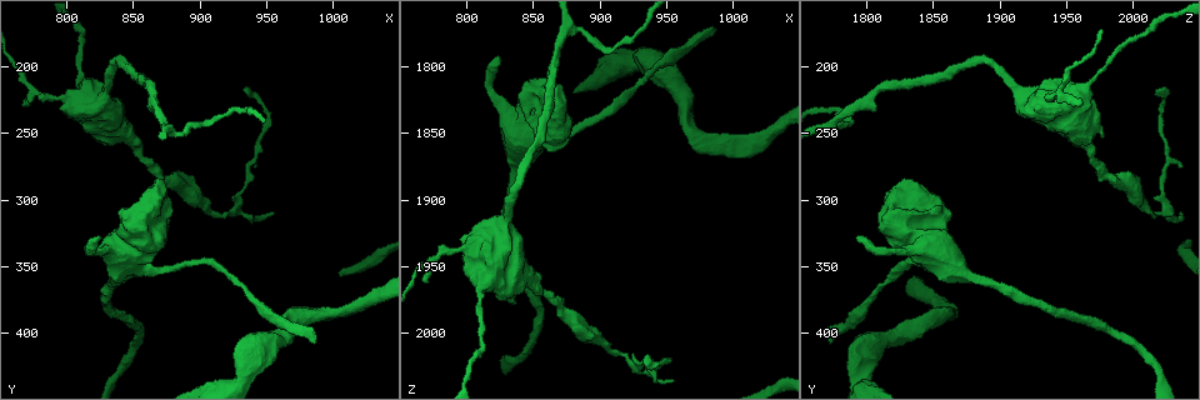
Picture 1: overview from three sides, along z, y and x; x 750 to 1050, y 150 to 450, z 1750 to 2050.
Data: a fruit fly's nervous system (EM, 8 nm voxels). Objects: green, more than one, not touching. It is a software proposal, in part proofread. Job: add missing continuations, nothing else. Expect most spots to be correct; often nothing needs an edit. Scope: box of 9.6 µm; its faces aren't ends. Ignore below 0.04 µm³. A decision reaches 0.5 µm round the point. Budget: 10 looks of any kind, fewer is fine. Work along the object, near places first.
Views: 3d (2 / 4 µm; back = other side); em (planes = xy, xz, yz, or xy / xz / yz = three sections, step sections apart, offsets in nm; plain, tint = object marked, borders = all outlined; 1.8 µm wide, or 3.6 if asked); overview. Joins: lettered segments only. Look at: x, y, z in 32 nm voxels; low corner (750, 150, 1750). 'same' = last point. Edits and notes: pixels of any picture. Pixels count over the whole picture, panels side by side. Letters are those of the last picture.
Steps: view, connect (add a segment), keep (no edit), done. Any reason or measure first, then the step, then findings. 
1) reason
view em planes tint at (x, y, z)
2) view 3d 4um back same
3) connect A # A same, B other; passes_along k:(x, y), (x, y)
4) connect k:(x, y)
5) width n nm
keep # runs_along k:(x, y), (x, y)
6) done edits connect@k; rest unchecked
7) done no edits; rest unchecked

an open end
view em planes borders at (986, 408, 1774)

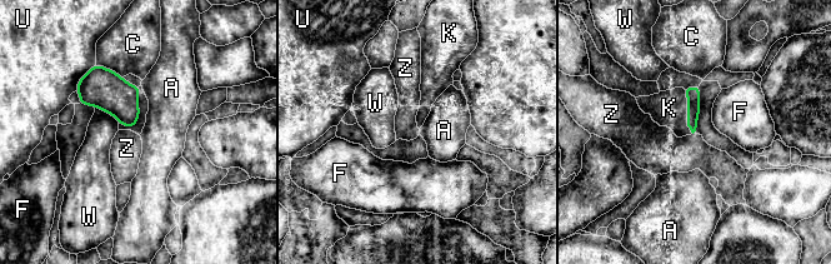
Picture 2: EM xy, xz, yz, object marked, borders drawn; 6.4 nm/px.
connect K # A other, C other, F other, K same, U other, W other, Z other; the cell continues

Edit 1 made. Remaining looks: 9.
view overview

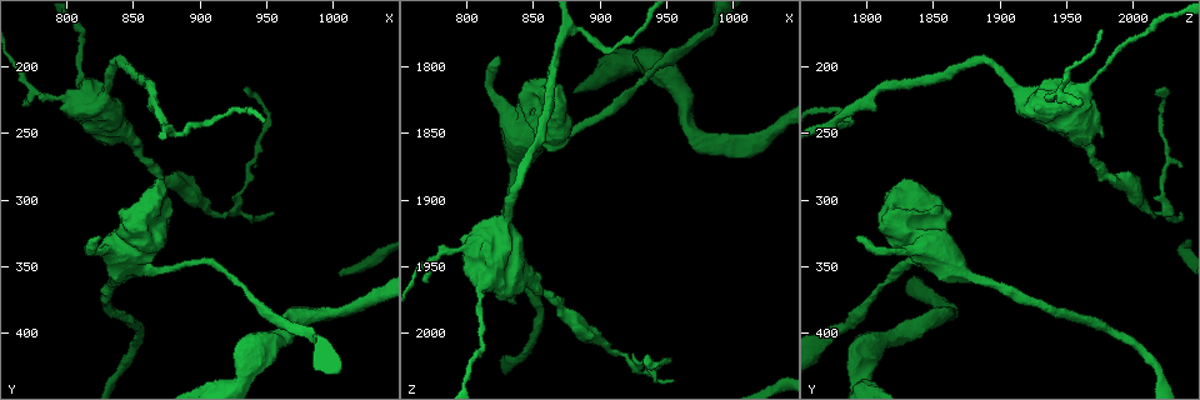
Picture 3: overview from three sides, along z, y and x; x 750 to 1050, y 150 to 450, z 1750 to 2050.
an open end
view em planes borders at (824, 328, 1792)

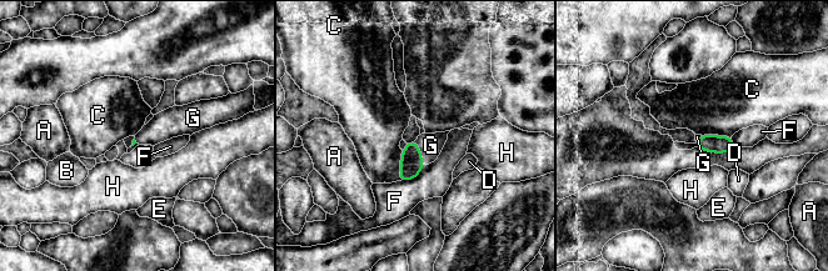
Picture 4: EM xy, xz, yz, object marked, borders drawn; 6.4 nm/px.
longest_contact C 200 nm
connect G # A other, B other, C other, D other, E other, F other, G same, H other; passes_along 4:(412, 164), (419, 151), (430, 145); the cell continues

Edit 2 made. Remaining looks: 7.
calibre changes
view 3d 4um at (790, 226, 1936)

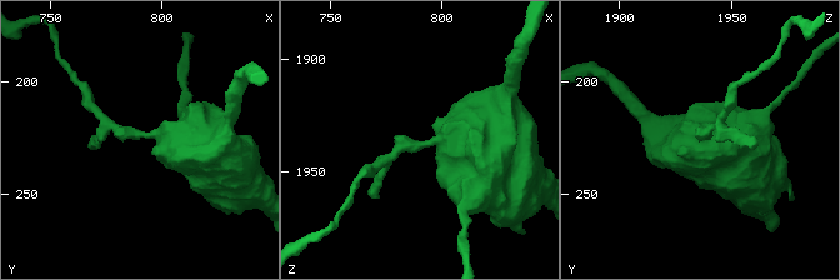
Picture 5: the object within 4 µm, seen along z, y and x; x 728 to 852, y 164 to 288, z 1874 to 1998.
view em 3.6um planes plain at (789, 225, 1938)

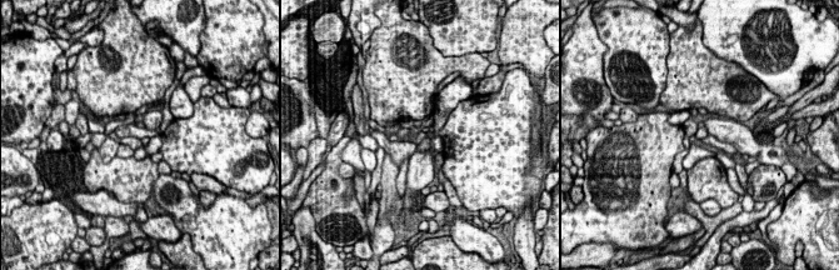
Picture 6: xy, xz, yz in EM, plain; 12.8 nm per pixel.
see the neighbours
view em 3.6um planes borders same

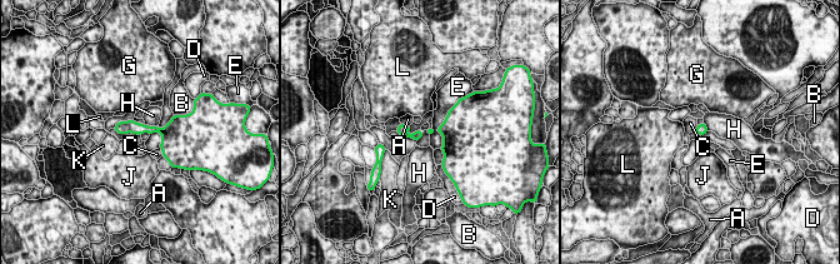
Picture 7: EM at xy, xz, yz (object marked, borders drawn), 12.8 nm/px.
keep # A other, B other, C other, D other, E other, G other, H other, J other, K other, L other; runs_along 7:(119, 126), (176, 132); no lettered segment goes on from it

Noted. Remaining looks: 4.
redraw
view overview

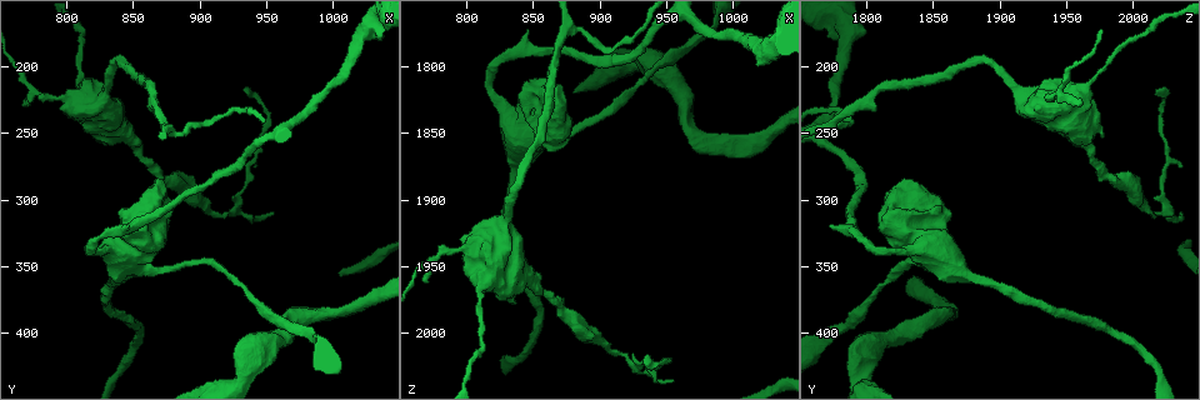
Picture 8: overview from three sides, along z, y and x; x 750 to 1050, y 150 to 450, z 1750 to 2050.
sudden change in width
view em planes borders at (904, 304, 2008)

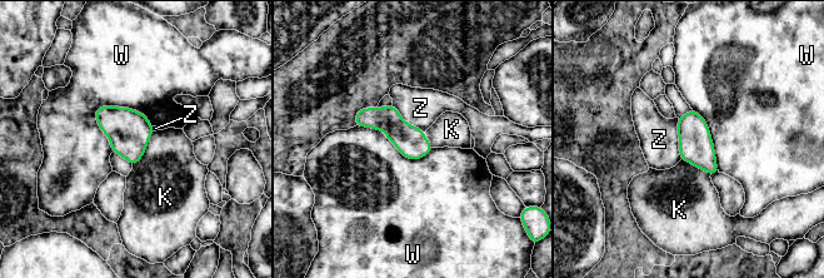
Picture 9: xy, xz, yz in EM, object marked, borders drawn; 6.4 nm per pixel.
keep # K other, W other, Z other; border 9:(677, 118), (678, 149), (682, 158); none of them fits

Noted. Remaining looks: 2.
done edits connect@2, connect@4; rest unchecked

